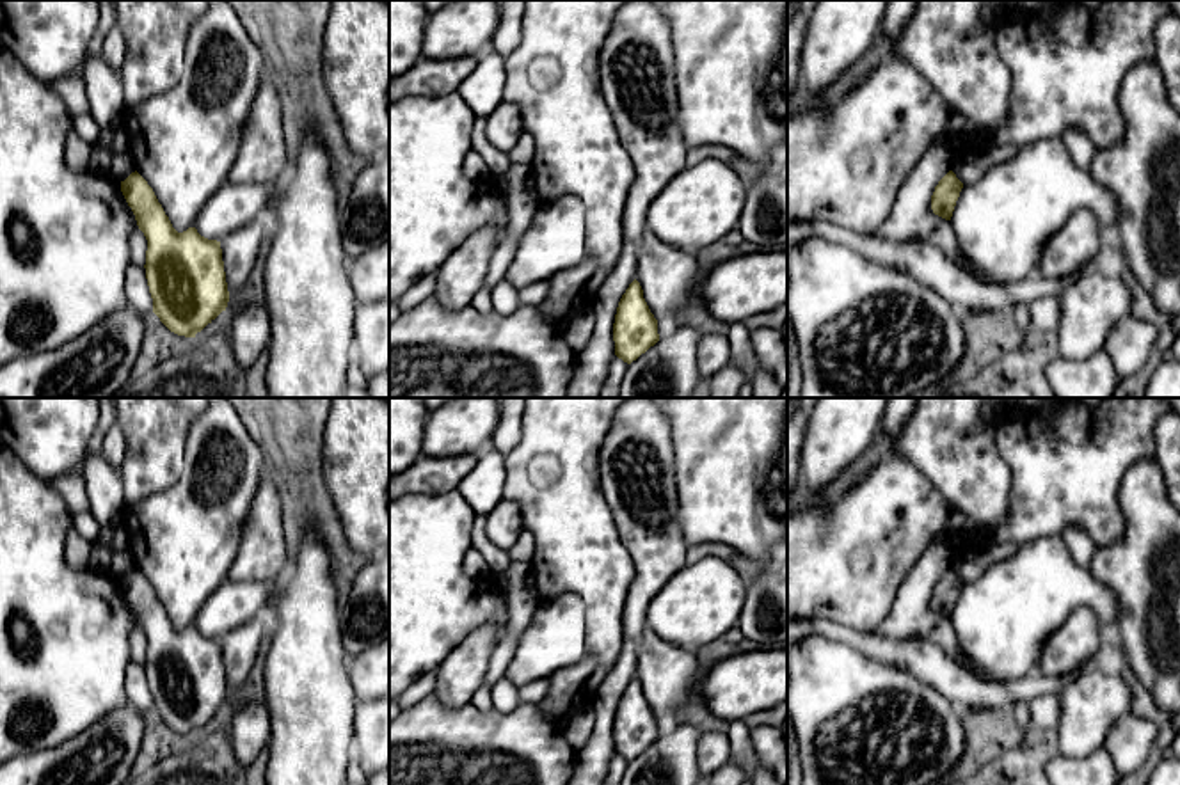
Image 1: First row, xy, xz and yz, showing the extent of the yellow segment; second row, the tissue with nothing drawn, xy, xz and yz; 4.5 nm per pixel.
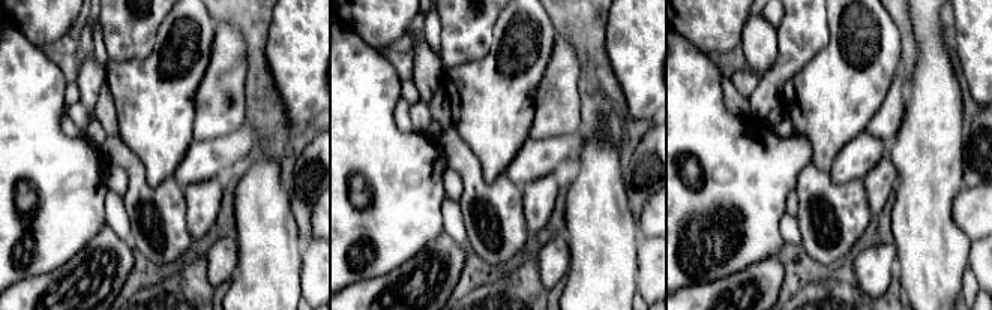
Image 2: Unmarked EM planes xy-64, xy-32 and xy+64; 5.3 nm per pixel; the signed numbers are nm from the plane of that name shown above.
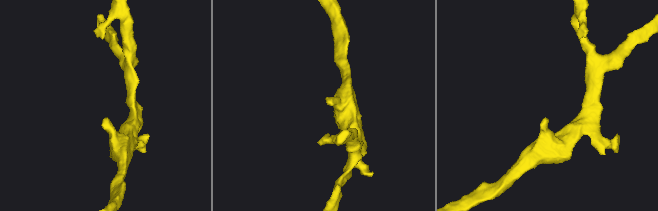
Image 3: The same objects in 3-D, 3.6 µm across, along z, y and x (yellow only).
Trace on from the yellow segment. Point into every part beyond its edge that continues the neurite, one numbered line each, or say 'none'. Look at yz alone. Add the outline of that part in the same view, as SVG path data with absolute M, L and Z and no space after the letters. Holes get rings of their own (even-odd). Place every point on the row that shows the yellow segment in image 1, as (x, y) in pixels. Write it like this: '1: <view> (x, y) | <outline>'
none

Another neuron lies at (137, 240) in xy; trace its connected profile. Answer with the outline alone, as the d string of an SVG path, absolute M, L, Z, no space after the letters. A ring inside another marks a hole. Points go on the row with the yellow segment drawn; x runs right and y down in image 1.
M135 227L135 231L130 236L130 259L132 263L144 266L146 265L146 250L148 250L148 240L144 233Z

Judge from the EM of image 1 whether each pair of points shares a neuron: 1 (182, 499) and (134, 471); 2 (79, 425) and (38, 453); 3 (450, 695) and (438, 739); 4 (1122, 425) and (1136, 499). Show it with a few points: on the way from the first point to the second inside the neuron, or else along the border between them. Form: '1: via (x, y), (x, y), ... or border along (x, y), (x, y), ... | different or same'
1: border along (185, 453), (185, 469), (171, 485), (128, 507) | different
2: via (68, 425), (48, 443) | same
3: border along (432, 693), (445, 707), (470, 704) | different
4: border along (1154, 455), (1127, 471), (1118, 508) | different

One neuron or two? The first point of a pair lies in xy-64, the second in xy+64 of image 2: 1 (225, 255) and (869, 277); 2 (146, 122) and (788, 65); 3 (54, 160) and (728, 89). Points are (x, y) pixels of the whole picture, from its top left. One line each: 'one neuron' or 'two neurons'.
1: one neuron
2: two neurons
3: two neurons

